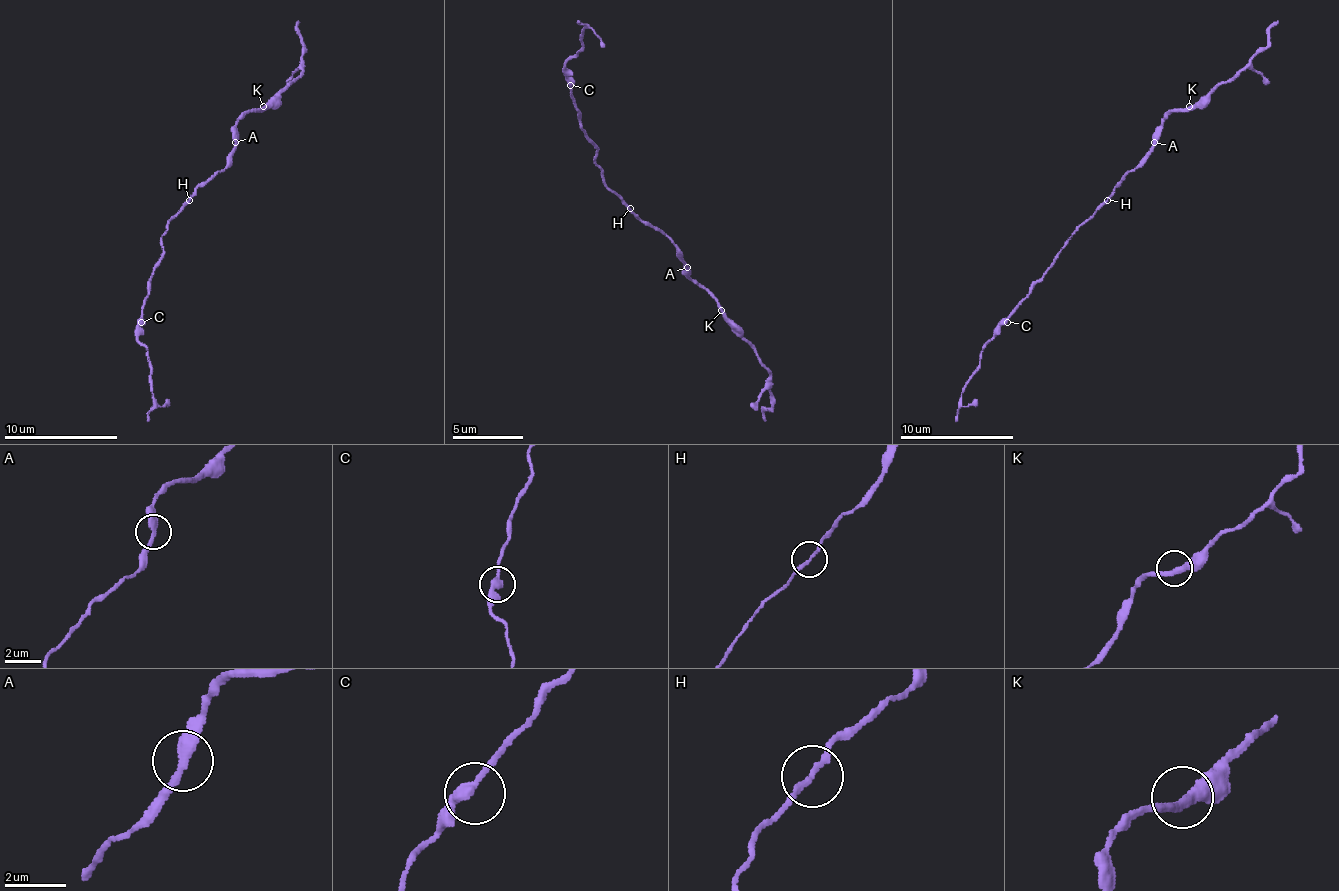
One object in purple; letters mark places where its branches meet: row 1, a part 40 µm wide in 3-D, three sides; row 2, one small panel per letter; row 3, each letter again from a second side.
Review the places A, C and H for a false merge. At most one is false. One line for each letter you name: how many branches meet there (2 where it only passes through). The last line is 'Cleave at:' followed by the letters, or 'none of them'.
A: 2 branches meet
Cleave at: A

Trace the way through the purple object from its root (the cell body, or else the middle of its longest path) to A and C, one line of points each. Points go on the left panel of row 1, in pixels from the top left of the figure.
A: (186, 200), (226, 166), (226, 157), (235, 143)
C: (186, 200), (169, 220), (167, 231), (161, 237), (164, 257), (152, 271), (141, 322)

